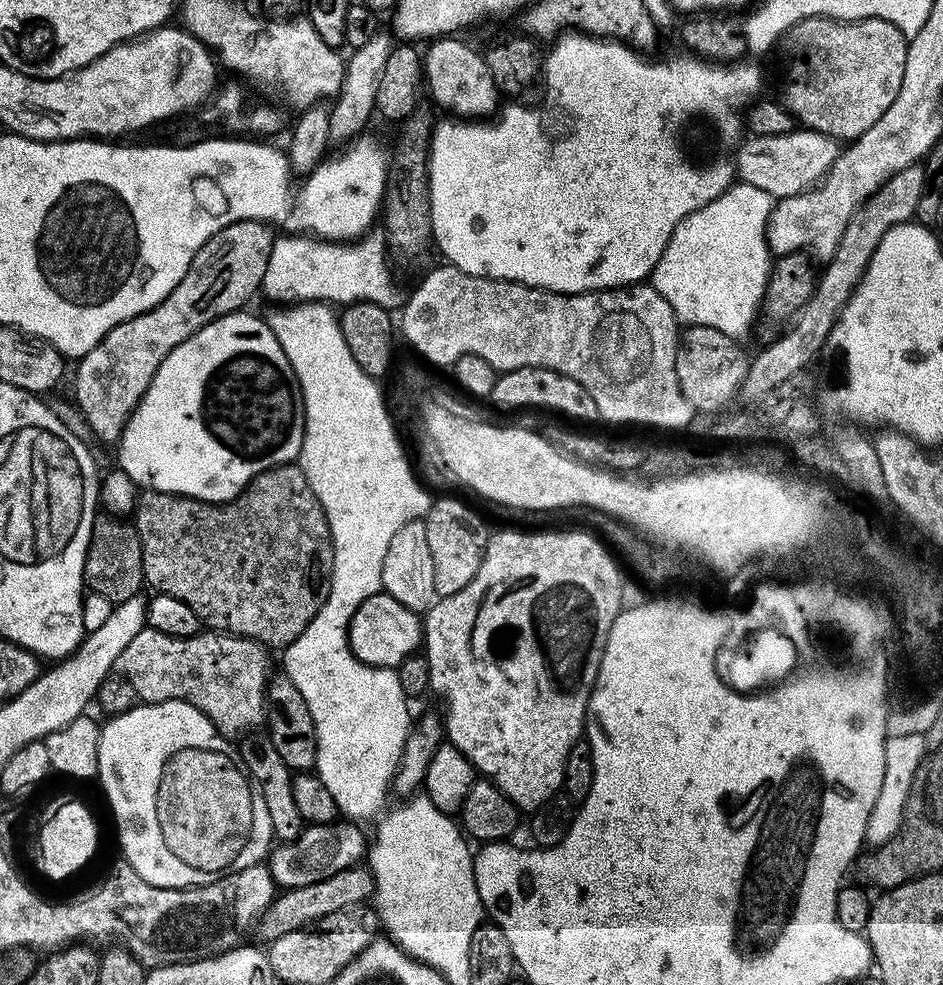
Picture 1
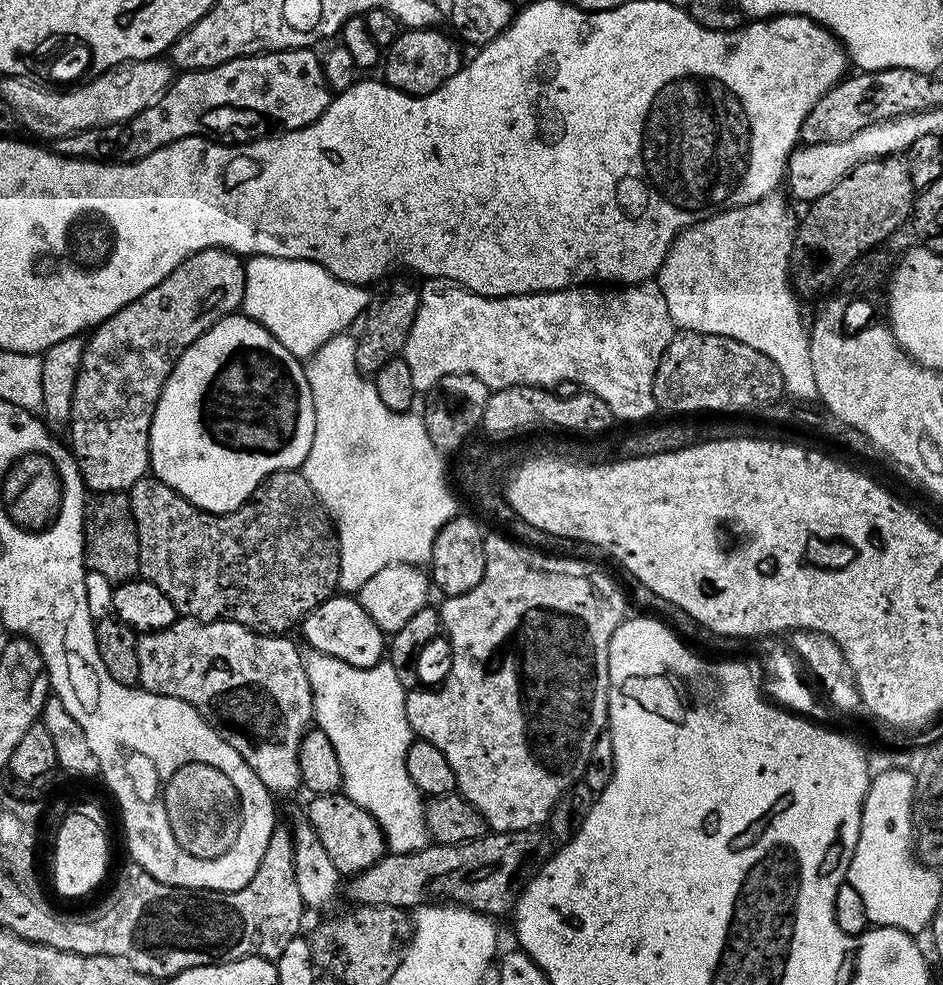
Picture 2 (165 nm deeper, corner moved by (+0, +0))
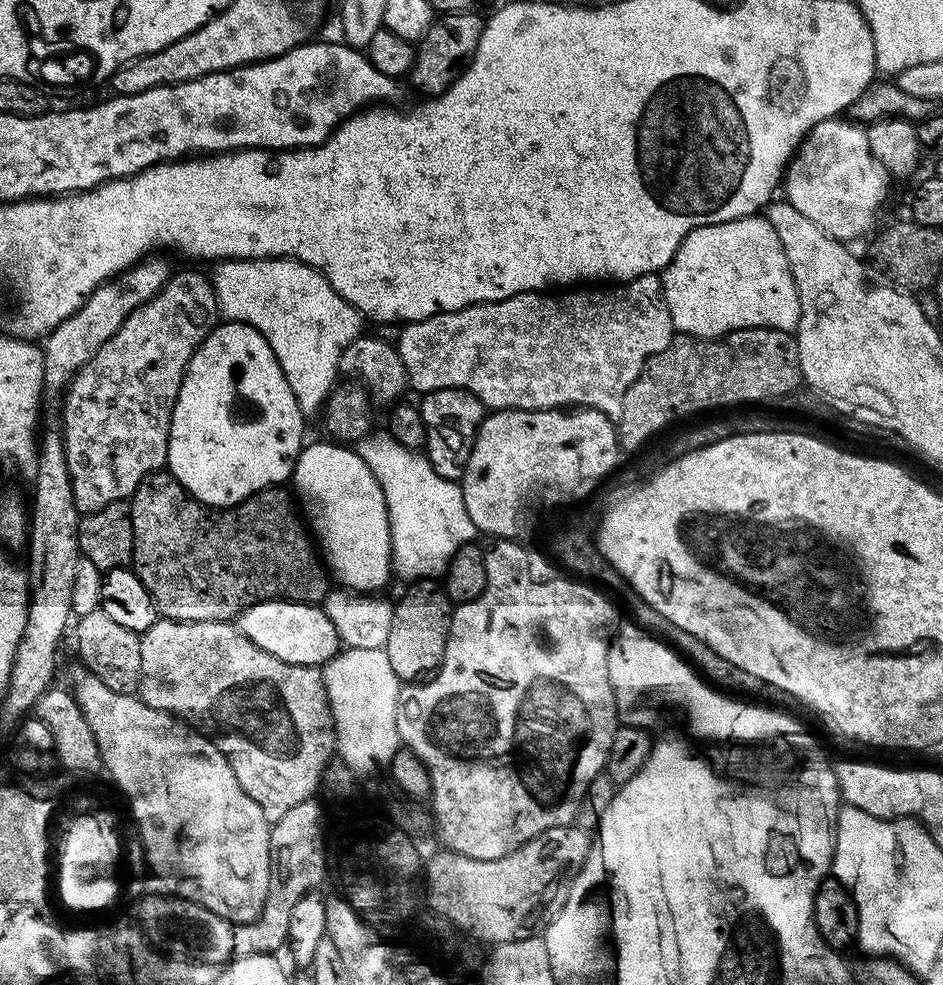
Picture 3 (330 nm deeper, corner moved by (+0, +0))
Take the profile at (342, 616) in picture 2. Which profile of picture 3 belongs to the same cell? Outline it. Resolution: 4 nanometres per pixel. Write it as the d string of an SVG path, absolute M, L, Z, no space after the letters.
M261 600L252 604L238 617L238 627L242 635L250 638L254 646L282 658L287 664L301 664L315 668L323 666L335 658L342 645L334 622L326 618L323 607L315 604L298 604L294 600Z

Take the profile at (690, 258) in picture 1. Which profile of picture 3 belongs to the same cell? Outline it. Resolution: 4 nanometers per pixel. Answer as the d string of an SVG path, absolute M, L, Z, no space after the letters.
M764 214L702 226L686 234L676 256L663 269L662 283L673 329L685 336L710 340L743 328L773 328L795 333L800 321L800 299L790 274L790 262L786 262L782 242L778 242L778 234L774 234L774 226L770 226Z

